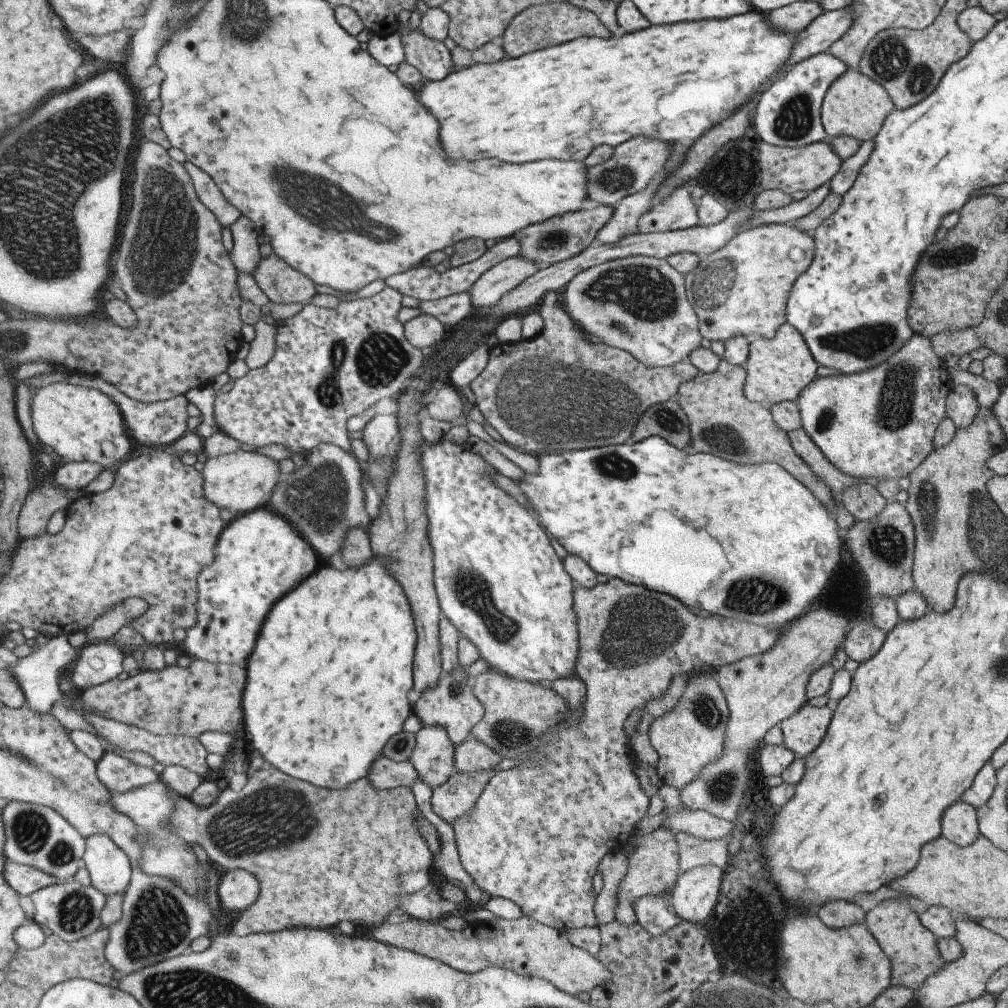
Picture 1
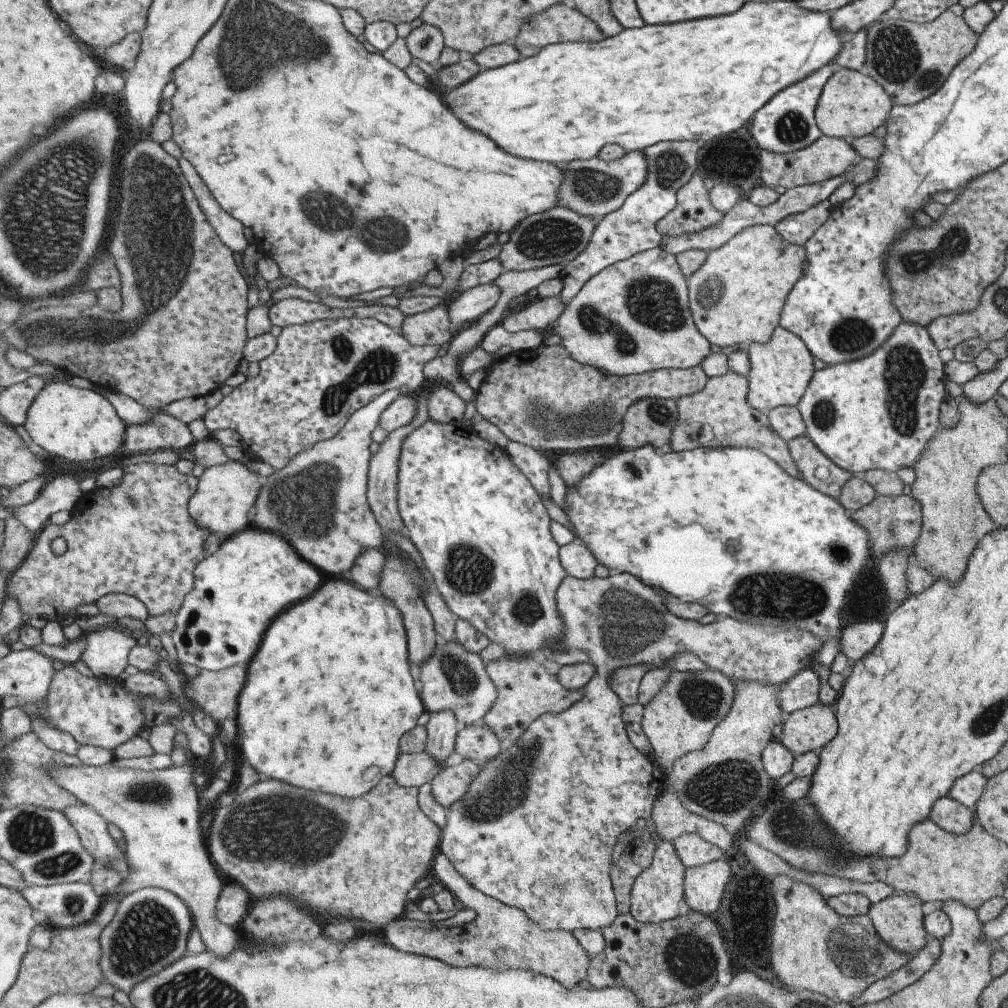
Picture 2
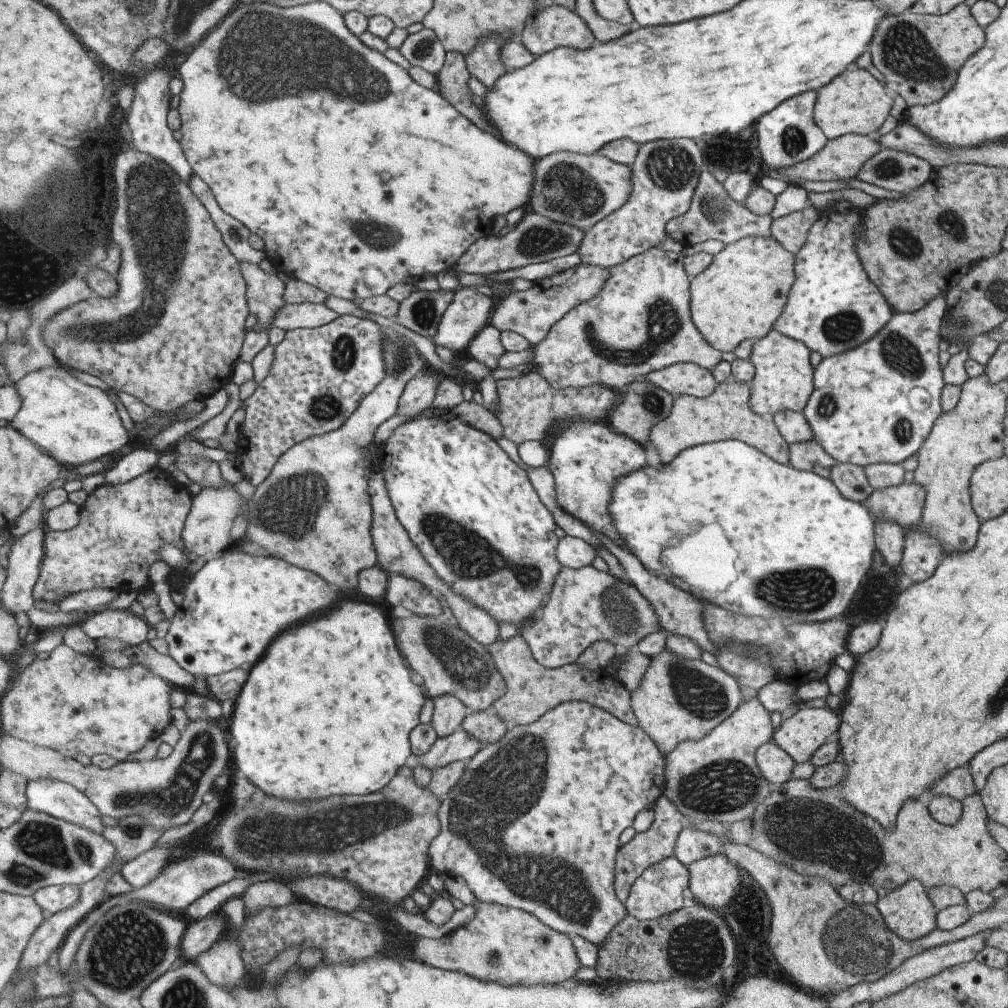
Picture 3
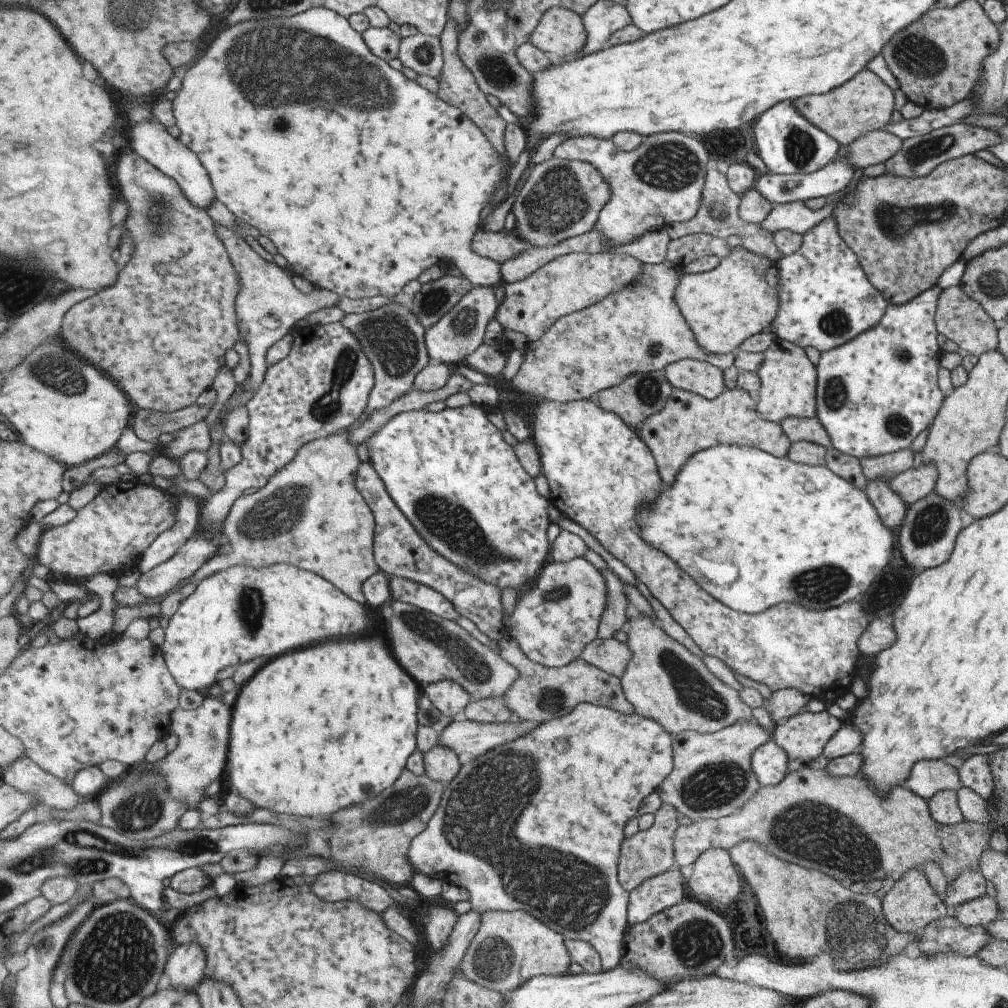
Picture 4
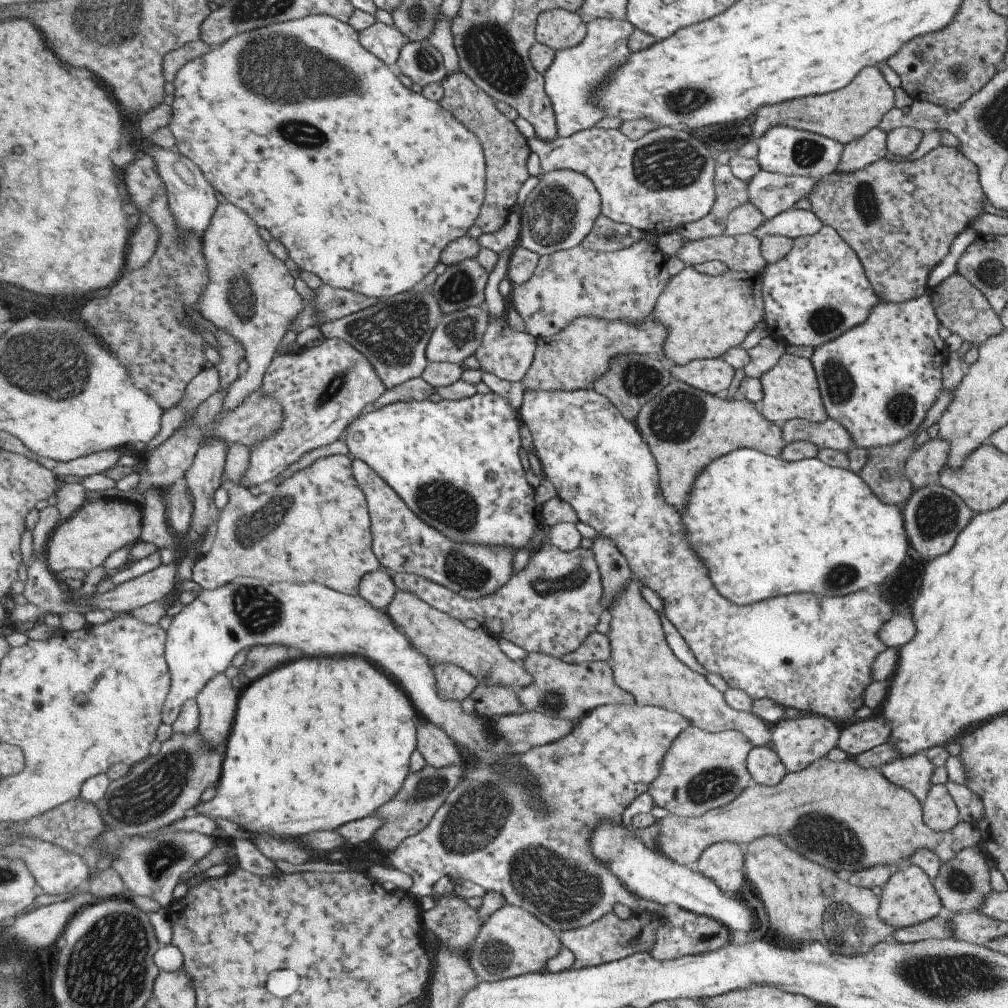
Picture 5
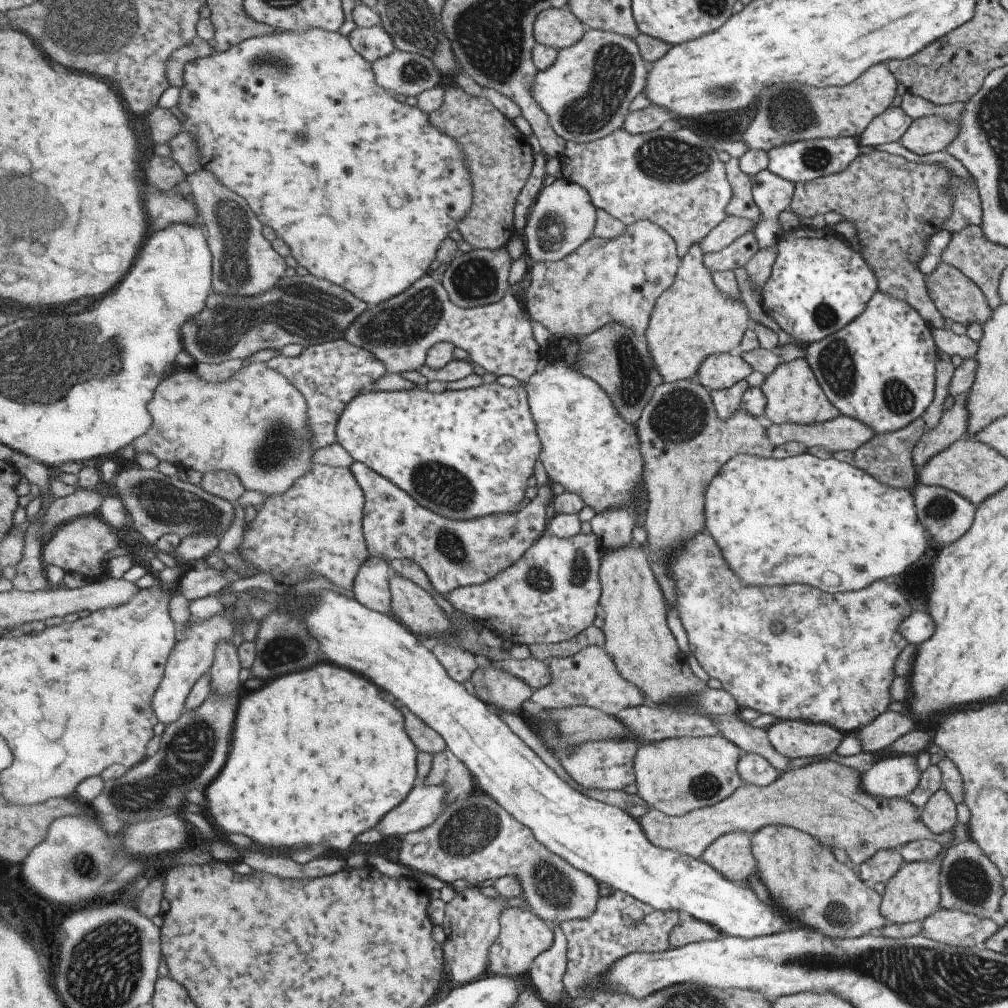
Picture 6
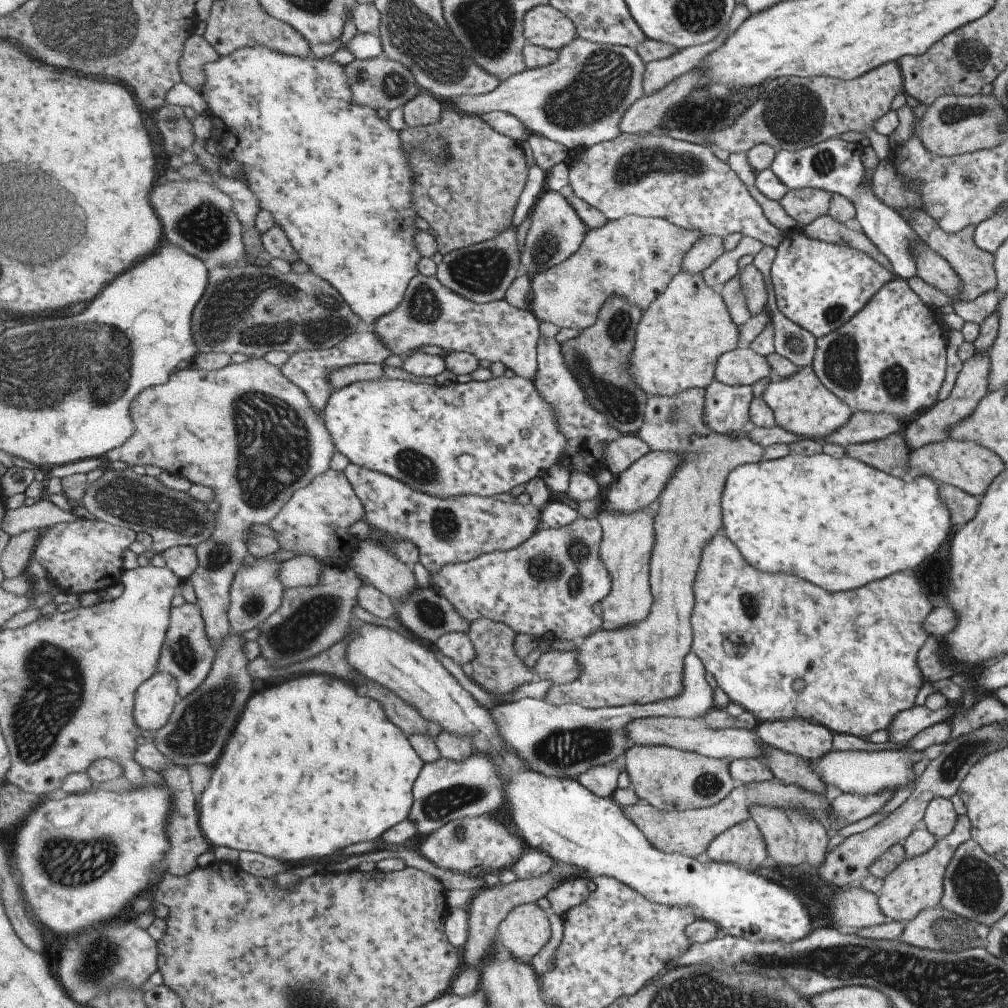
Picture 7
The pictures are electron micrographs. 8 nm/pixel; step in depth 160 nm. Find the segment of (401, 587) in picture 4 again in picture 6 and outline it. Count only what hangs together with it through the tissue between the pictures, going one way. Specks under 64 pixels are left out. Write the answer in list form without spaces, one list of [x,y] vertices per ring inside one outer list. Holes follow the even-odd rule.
[[[547,531],[536,540],[531,548],[507,570],[482,585],[471,585],[456,588],[451,594],[441,596],[432,580],[427,577],[423,568],[416,562],[397,559],[390,561],[391,570],[402,577],[407,577],[421,588],[432,594],[437,594],[455,609],[466,613],[478,621],[484,628],[491,629],[503,636],[507,641],[524,641],[527,645],[559,644],[573,640],[578,634],[587,630],[595,618],[600,598],[603,596],[603,586],[600,581],[600,568],[604,558],[600,538],[595,534],[580,534],[573,538],[562,539]]]

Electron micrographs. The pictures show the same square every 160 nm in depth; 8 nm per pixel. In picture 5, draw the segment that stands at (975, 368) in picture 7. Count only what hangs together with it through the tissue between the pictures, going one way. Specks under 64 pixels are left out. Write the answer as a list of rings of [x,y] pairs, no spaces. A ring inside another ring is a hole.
[[[929,439],[909,455],[904,464],[904,475],[914,489],[928,484],[938,484],[940,473],[946,464],[948,442]]]

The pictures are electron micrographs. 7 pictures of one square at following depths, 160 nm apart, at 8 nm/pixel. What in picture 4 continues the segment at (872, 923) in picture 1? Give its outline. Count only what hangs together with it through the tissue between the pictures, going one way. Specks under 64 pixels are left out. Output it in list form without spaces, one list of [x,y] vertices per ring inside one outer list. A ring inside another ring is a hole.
[[[917,869],[905,871],[892,888],[880,900],[884,919],[899,933],[919,933],[929,923],[947,916],[948,910],[939,896],[928,883],[924,874]]]

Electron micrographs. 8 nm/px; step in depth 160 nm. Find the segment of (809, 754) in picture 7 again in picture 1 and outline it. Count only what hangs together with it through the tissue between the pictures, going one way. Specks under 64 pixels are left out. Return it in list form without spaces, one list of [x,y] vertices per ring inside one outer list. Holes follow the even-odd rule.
[[[803,704],[797,712],[780,722],[782,744],[803,759],[821,742],[828,729],[832,712],[830,704],[822,707]]]

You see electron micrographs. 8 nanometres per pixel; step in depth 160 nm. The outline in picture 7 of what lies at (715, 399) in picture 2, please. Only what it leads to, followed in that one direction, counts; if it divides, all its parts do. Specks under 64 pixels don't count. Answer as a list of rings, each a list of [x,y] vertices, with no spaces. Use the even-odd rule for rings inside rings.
[[[690,388],[687,391],[680,392],[679,395],[663,396],[663,395],[651,395],[648,397],[648,407],[646,408],[644,426],[637,432],[637,436],[641,437],[649,446],[651,451],[659,452],[674,452],[682,455],[683,462],[679,464],[673,476],[666,480],[667,486],[661,493],[659,500],[656,504],[657,516],[656,516],[656,546],[652,552],[652,564],[651,564],[651,583],[652,591],[655,599],[652,611],[649,618],[644,621],[639,621],[635,625],[624,627],[616,631],[606,631],[601,629],[598,632],[593,632],[589,635],[578,648],[580,653],[580,664],[582,665],[582,671],[579,678],[576,678],[573,682],[564,685],[553,684],[549,694],[547,694],[545,700],[553,703],[557,706],[563,705],[581,705],[588,709],[600,709],[607,707],[622,707],[623,705],[646,705],[649,703],[656,703],[663,699],[672,699],[677,695],[681,696],[684,691],[684,660],[687,659],[688,652],[692,650],[693,646],[693,628],[691,628],[691,614],[693,614],[693,608],[695,608],[695,582],[697,576],[697,567],[700,559],[700,552],[703,545],[715,534],[722,530],[722,516],[720,514],[720,494],[727,478],[727,475],[735,467],[739,467],[742,464],[756,463],[761,460],[761,454],[763,454],[763,447],[757,444],[756,441],[752,441],[747,435],[747,428],[741,428],[739,430],[727,433],[719,434],[713,432],[709,427],[706,427],[704,423],[704,390],[700,388]]]

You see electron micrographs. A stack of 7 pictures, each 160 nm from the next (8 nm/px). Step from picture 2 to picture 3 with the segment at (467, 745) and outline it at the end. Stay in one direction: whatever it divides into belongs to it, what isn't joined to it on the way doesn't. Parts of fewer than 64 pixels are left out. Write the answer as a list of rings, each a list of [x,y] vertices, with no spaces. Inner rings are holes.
[[[493,709],[469,713],[461,728],[468,731],[472,737],[480,740],[483,746],[499,742],[508,731],[505,721]]]

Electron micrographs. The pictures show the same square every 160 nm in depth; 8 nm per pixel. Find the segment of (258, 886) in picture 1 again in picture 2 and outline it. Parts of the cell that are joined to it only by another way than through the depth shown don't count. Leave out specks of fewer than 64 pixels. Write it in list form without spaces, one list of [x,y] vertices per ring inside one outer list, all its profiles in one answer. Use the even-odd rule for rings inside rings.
[[[240,883],[226,884],[217,905],[220,921],[233,928],[243,921],[251,911],[252,894]]]

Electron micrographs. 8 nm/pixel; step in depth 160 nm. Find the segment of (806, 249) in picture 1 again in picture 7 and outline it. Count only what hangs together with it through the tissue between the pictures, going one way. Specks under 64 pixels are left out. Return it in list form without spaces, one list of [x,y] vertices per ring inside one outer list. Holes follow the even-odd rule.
[[[681,270],[667,287],[667,290],[643,312],[628,373],[649,396],[679,395],[680,392],[687,391],[690,388],[704,390],[713,381],[713,364],[716,364],[716,360],[724,352],[739,346],[737,338],[739,336],[737,336],[735,322],[732,320],[719,291],[707,286],[701,273],[693,274]]]

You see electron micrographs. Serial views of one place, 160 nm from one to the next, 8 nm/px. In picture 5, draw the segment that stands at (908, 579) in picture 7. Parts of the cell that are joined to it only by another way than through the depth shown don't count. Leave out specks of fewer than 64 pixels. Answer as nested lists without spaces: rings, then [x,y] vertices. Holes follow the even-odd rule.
[[[594,388],[527,391],[519,412],[532,435],[533,448],[542,462],[545,478],[553,484],[557,496],[575,508],[581,521],[620,548],[635,579],[657,591],[663,599],[666,618],[677,628],[707,672],[721,676],[731,689],[743,689],[751,700],[771,699],[787,708],[830,718],[839,725],[851,720],[856,708],[863,705],[863,689],[872,682],[871,662],[885,648],[877,638],[877,631],[893,615],[891,606],[881,600],[879,590],[863,589],[831,598],[789,594],[752,605],[733,604],[713,586],[707,566],[688,540],[681,512],[664,497],[660,468],[652,449],[635,421],[630,421],[609,397]]]

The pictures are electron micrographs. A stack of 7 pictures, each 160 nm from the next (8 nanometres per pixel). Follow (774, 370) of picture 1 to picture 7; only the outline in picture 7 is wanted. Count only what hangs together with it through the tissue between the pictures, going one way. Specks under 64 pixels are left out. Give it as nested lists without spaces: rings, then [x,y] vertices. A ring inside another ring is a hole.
[[[810,366],[798,367],[794,373],[782,379],[771,378],[761,397],[772,410],[775,425],[807,439],[823,440],[824,436],[842,427],[853,413],[819,382]]]

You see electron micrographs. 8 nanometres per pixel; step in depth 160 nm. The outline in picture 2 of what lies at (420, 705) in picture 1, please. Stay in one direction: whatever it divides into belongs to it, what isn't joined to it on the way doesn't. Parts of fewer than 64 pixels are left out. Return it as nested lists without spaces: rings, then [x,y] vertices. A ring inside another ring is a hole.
[[[439,640],[434,655],[421,665],[420,681],[422,682],[421,696],[427,712],[433,714],[452,710],[461,728],[483,722],[499,694],[481,656],[470,653],[457,640],[446,643]]]

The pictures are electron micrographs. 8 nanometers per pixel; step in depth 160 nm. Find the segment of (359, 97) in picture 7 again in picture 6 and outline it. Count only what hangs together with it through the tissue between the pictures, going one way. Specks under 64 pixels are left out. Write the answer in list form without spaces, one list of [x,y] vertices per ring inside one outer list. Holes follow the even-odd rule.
[[[395,50],[373,64],[377,82],[393,94],[419,96],[441,82],[436,64],[421,53]]]

